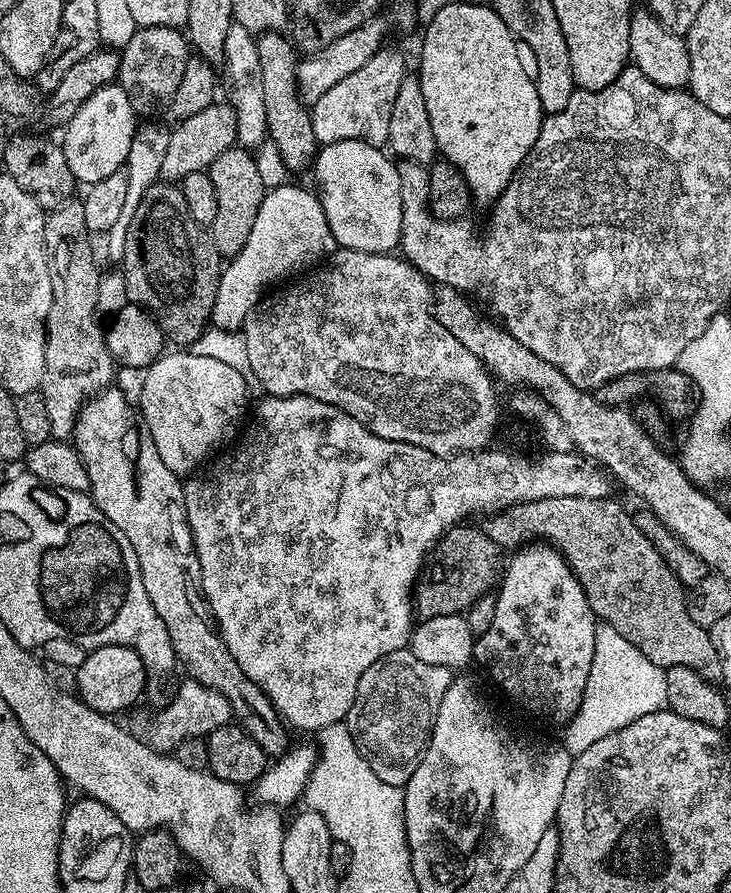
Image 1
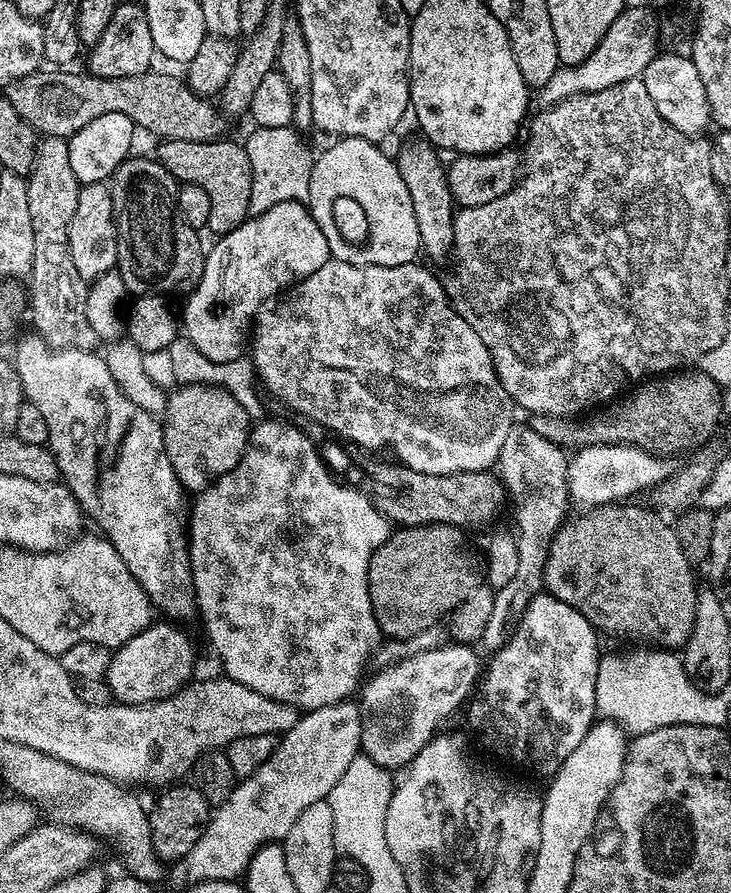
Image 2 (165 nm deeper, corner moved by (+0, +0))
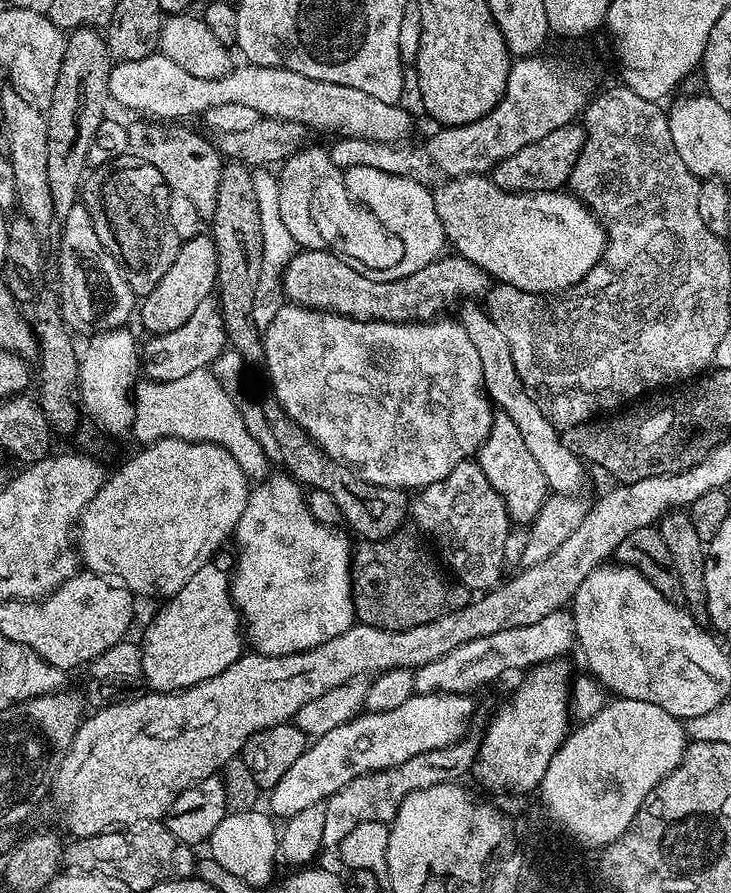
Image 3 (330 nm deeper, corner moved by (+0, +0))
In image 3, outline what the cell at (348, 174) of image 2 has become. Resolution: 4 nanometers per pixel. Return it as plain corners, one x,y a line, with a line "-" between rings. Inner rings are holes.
388,173
380,176
380,180
384,180
384,184
380,184
380,196
384,196
384,204
380,204
380,208
388,212
388,216
380,212
380,220
384,220
384,224
388,224
392,232
400,232
400,236
404,236
404,244
408,244
408,252
400,268
392,268
392,272
371,272
368,276
375,280
397,280
406,274
414,274
414,270
422,270
445,251
444,227
438,218
438,210
434,206
429,185
417,180
413,184
408,184
410,179
409,176
401,176
396,180
396,184
392,184
392,180
388,180
-
392,188
396,188
396,192
392,192

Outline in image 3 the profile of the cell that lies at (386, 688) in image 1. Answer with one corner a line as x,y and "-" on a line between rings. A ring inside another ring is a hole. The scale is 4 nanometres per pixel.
561,610
546,614
542,622
530,626
518,626
510,630
498,630
498,634
486,634
484,638
474,638
460,648
450,650
442,658
415,669
416,692
462,692
470,694
474,688
480,688
507,672
519,673
534,664
543,664
546,660
558,660
567,657
571,648
577,647
576,627
571,611

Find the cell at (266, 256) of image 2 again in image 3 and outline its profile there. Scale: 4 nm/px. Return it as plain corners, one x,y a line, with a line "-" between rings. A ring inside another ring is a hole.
212,298
202,302
199,304
198,310
194,310
194,318
190,318
190,322
185,322
183,326
178,326
178,330
170,330
170,334
152,336
149,341
149,344
146,346
144,344
142,348
142,372
147,379
157,382
181,380
184,375
190,374
190,370
212,366
215,360
226,351
224,323
222,322
219,303

